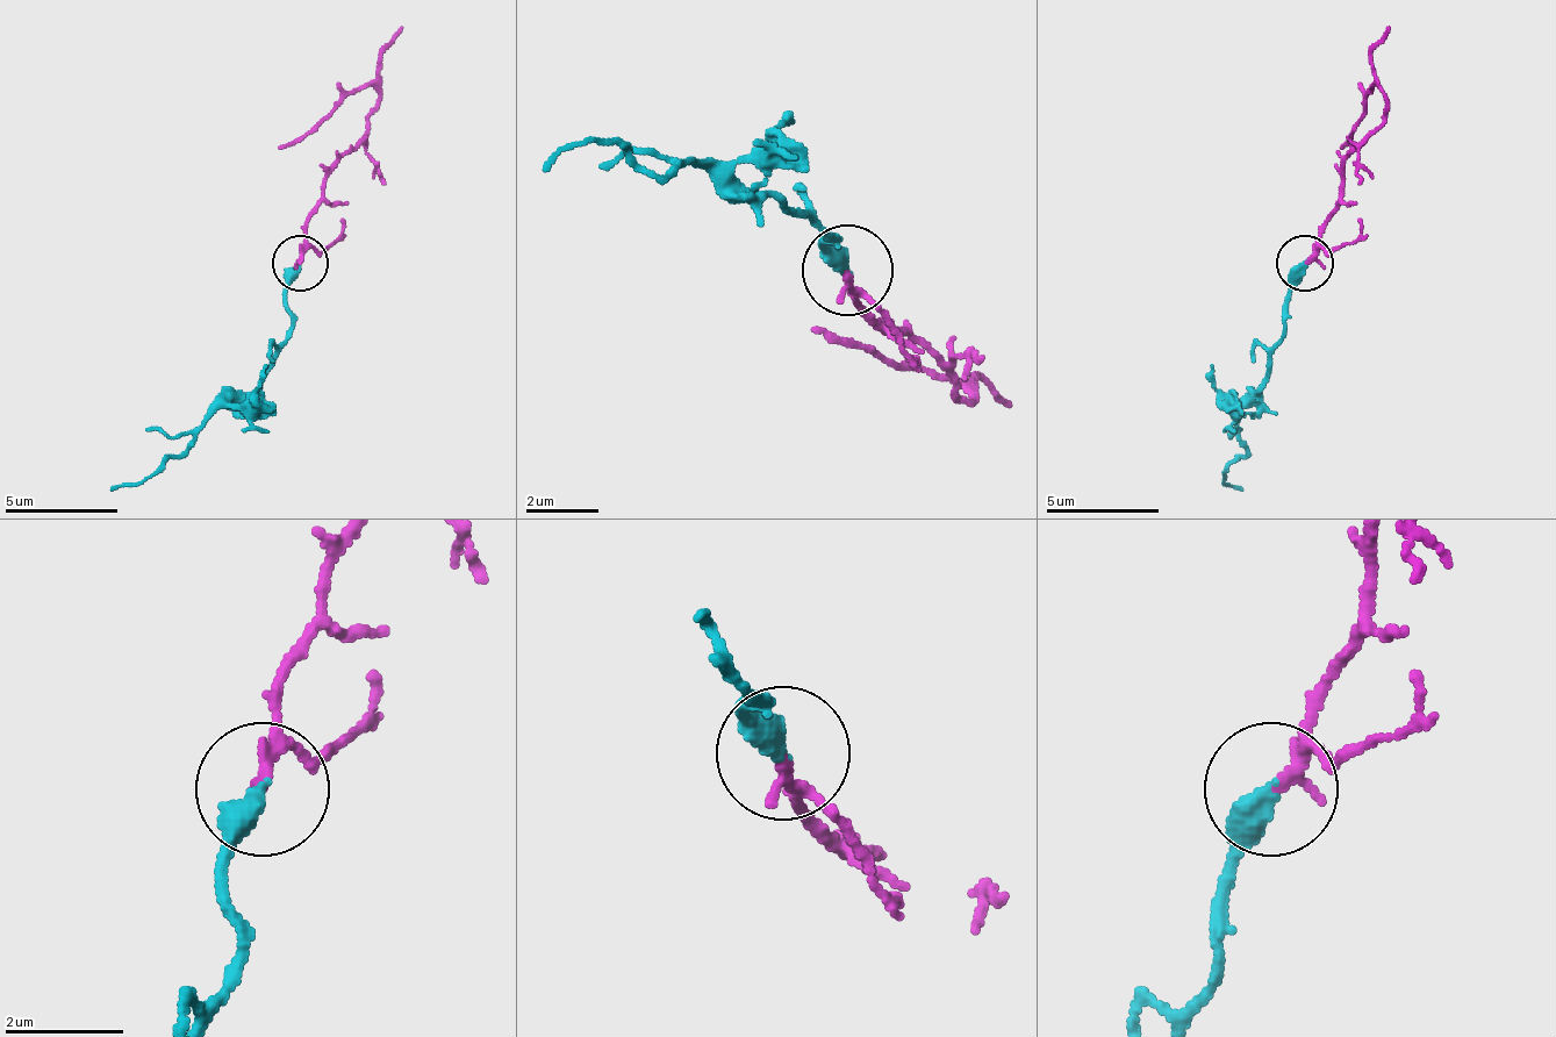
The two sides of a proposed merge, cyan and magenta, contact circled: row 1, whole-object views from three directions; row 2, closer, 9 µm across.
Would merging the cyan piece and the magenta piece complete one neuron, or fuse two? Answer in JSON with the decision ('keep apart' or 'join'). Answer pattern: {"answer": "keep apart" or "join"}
{"answer": "join"}

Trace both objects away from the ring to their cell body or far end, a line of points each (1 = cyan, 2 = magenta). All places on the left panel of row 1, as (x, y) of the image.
1: (299, 264), (287, 287), (293, 333), (275, 366), (248, 394), (231, 394), (180, 450), (152, 473), (113, 490)
2: (299, 264), (321, 185), (366, 123), (378, 95), (350, 90), (305, 135), (275, 147)

